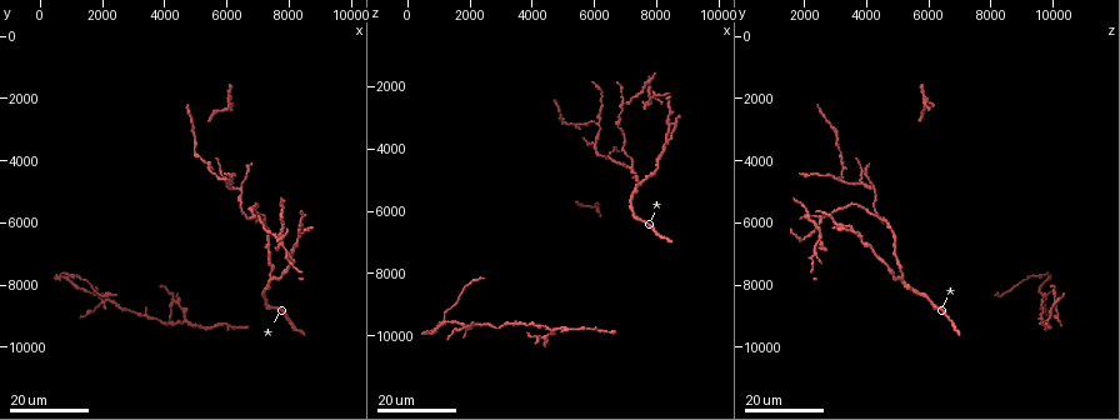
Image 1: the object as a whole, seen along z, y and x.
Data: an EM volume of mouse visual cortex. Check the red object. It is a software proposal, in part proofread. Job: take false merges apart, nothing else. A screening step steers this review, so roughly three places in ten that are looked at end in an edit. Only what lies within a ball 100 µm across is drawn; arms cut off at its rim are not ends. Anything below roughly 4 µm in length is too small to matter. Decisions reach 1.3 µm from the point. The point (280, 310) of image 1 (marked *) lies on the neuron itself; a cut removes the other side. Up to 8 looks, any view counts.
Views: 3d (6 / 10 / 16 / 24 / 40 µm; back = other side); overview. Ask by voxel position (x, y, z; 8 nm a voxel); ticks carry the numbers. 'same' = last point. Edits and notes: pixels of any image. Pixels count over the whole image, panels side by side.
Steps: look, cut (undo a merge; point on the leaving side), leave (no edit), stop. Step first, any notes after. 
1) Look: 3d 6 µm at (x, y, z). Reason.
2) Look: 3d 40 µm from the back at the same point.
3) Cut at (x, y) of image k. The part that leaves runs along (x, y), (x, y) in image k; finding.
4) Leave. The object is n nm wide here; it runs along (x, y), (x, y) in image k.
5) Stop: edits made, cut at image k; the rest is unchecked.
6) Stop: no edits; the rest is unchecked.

Look: 3d 16 µm at (6100, 4600, 3200). Arms part here.

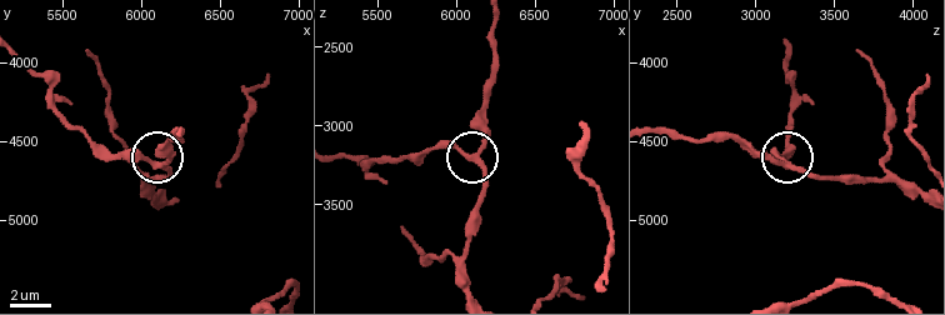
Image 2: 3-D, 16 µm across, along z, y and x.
Look: 3d 10 µm at (6100, 4660, 3180). Zoom in.

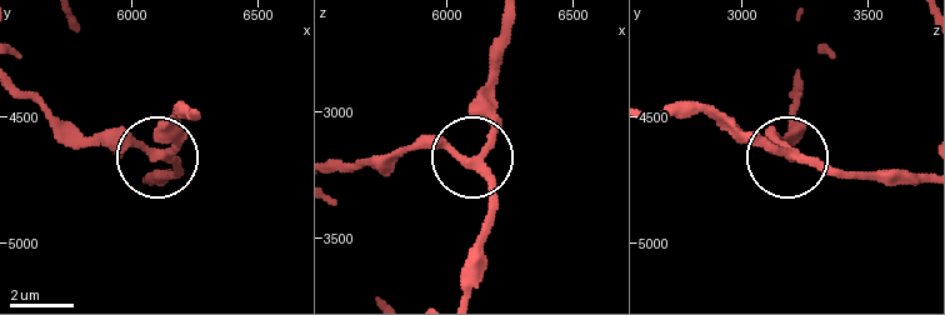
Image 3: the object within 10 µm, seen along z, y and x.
Leave. 3 arms meet here; it runs along (459, 290), (491, 201), (478, 154), (491, 121), (491, 91) in image 3; all the same neuron.

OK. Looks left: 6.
Look: 3d 16 µm at (7000, 5800, 2500). Three arms meet.

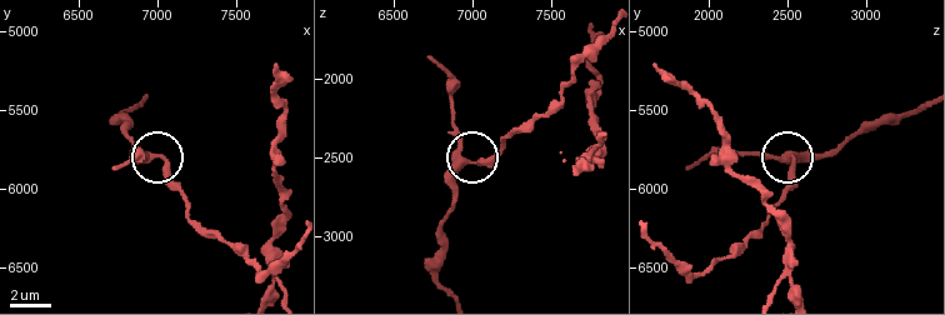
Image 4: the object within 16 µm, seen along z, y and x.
Look: 3d 6 µm at (6940, 5800, 2540).

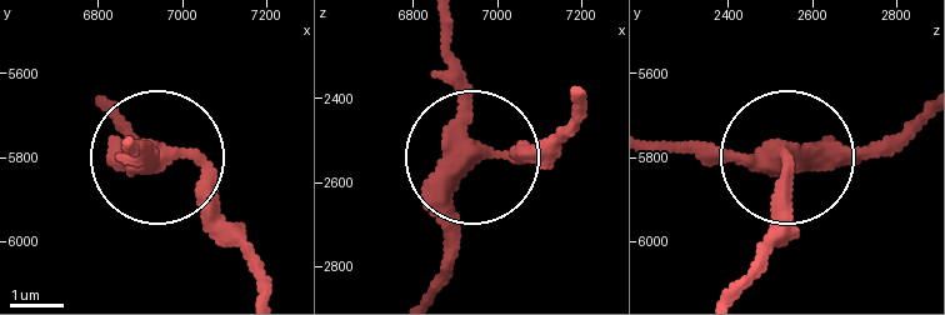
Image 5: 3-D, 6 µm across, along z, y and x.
Look: 3d 6 µm from the back at (6960, 5795, 2525).

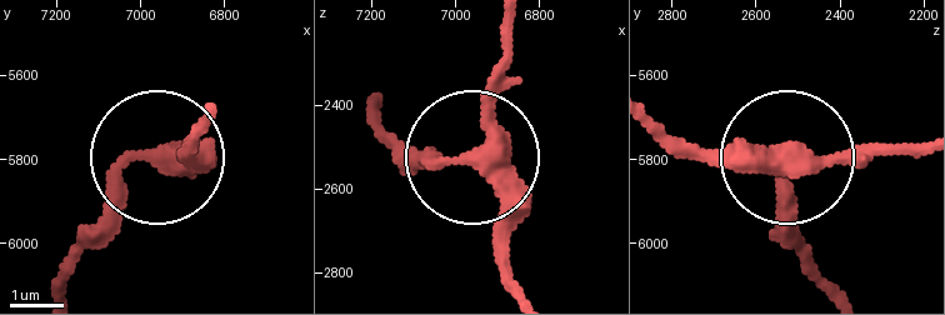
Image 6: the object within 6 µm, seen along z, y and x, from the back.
Leave. The object is 350 nm wide here; continuous, no second neuron.

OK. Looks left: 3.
Look: 3d 24 µm at (6400, 4800, 4300). Branch point.

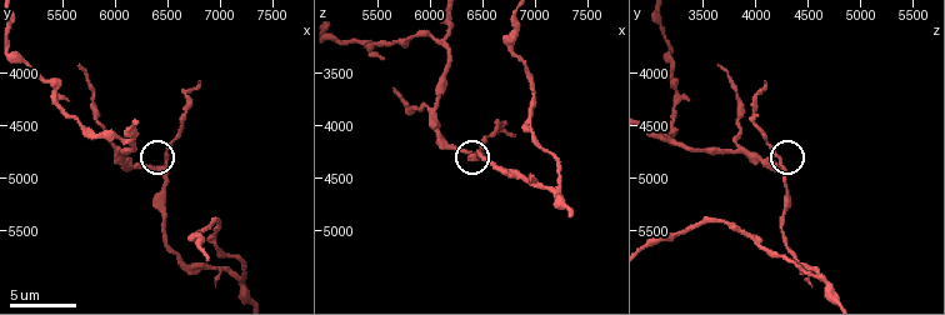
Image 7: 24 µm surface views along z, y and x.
Look: 3d 6 µm at (6420, 4880, 4240).

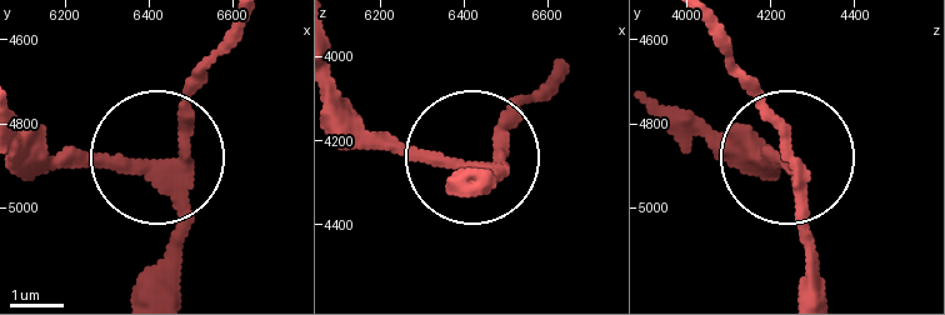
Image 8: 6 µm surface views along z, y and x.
Cut at (200, 85) of image 8. The part that leaves runs along (190, 151), (190, 89), (230, 21) in image 8; a second neuron is stuck on.

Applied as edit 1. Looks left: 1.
Stop: edits made, cut at image 8; the rest is unchecked.

